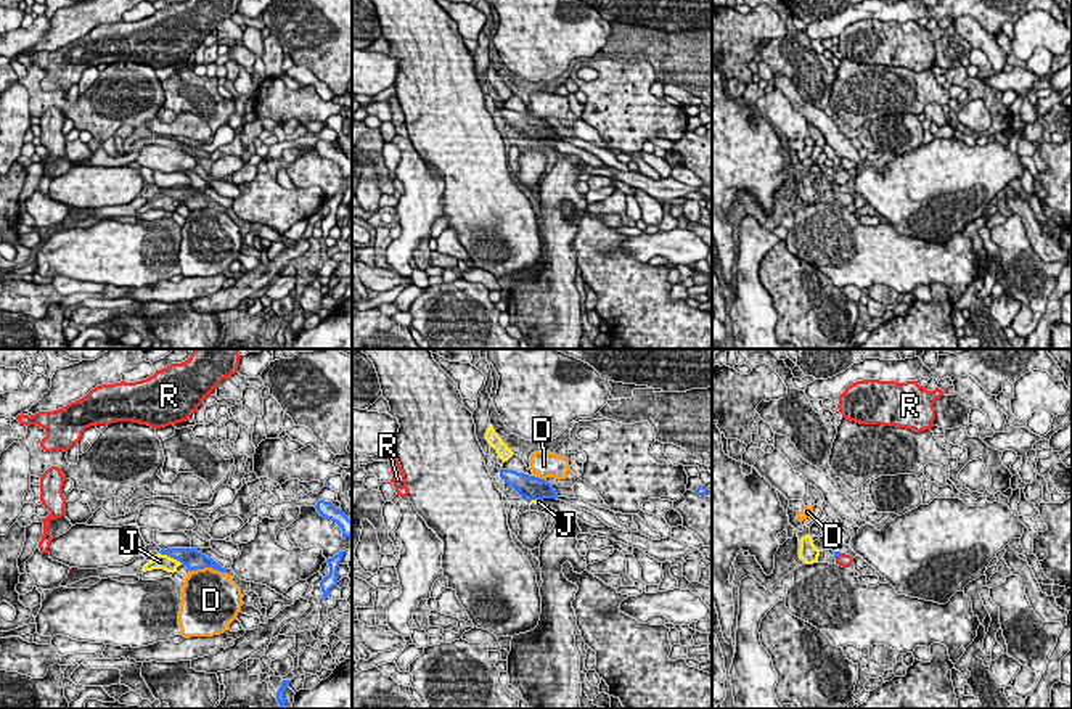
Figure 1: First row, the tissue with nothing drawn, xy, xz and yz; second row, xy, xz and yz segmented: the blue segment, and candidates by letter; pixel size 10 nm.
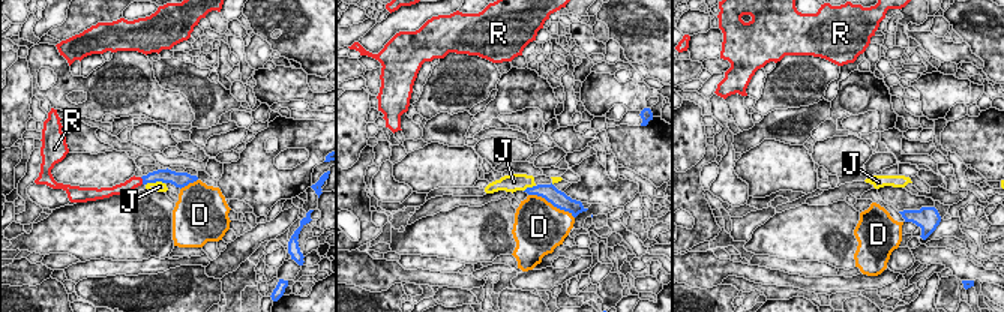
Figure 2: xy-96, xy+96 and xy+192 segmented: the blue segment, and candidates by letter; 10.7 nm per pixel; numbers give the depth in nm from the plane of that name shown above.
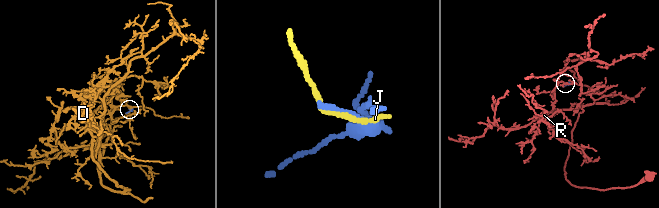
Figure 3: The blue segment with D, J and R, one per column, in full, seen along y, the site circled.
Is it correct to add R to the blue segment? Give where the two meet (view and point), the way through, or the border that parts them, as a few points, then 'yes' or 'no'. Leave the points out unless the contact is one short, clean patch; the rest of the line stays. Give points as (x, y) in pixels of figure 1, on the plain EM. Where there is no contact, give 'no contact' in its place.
contact yz (838, 195); way yz (836, 193), (838, 195), (842, 200); yes

